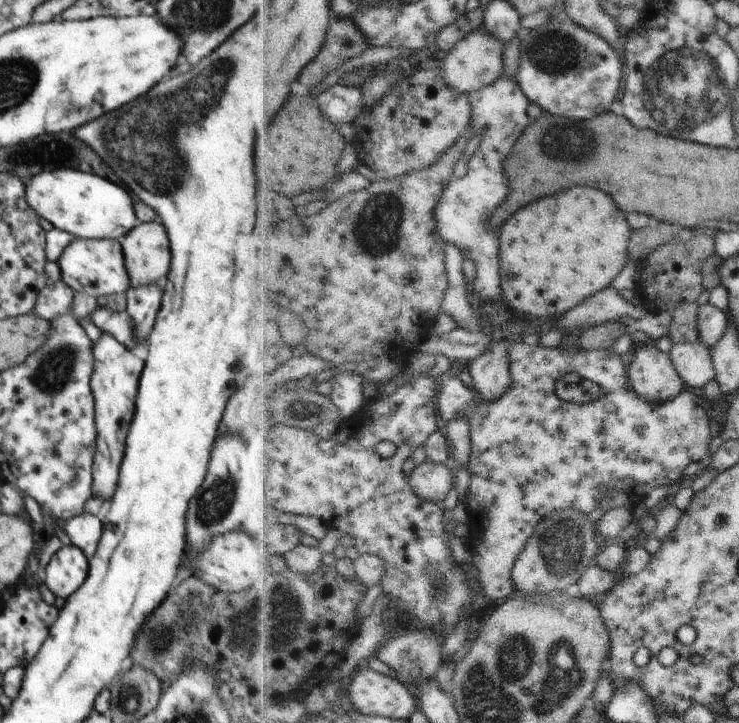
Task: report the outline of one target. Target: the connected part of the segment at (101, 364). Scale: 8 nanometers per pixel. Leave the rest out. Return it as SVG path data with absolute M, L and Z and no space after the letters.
M102 333L102 337L93 344L94 372L90 377L91 392L94 399L96 452L93 458L92 496L100 496L110 500L116 492L116 482L124 451L130 422L134 420L138 384L144 370L145 361L130 352L124 344L120 344L110 334Z

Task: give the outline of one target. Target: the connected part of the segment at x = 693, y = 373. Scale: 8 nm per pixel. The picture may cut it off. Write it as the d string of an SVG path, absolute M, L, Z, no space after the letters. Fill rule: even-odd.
M701 340L674 345L671 355L690 387L703 388L717 376L712 350Z

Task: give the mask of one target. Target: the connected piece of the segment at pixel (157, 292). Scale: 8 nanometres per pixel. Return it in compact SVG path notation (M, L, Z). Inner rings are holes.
M148 284L148 286L138 286L138 288L128 287L126 291L126 312L133 320L134 334L136 340L147 344L148 336L154 328L154 318L156 312L160 310L162 302L162 288L158 284Z

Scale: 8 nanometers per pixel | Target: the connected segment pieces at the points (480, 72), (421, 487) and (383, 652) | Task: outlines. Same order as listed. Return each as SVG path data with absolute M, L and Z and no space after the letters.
M486 24L482 28L478 28L476 32L472 32L470 36L466 36L456 48L447 55L444 60L442 70L446 76L446 82L458 90L458 92L471 95L475 92L484 90L486 86L498 82L505 74L505 60L508 46L494 34L488 32Z
M434 460L416 465L409 479L415 491L431 505L446 500L454 490L454 472L446 464L436 464Z
M426 628L422 632L410 631L390 640L381 647L376 656L398 672L403 683L408 684L414 670L420 670L419 674L424 680L436 680L444 658L442 650L442 636L438 636L432 628Z

